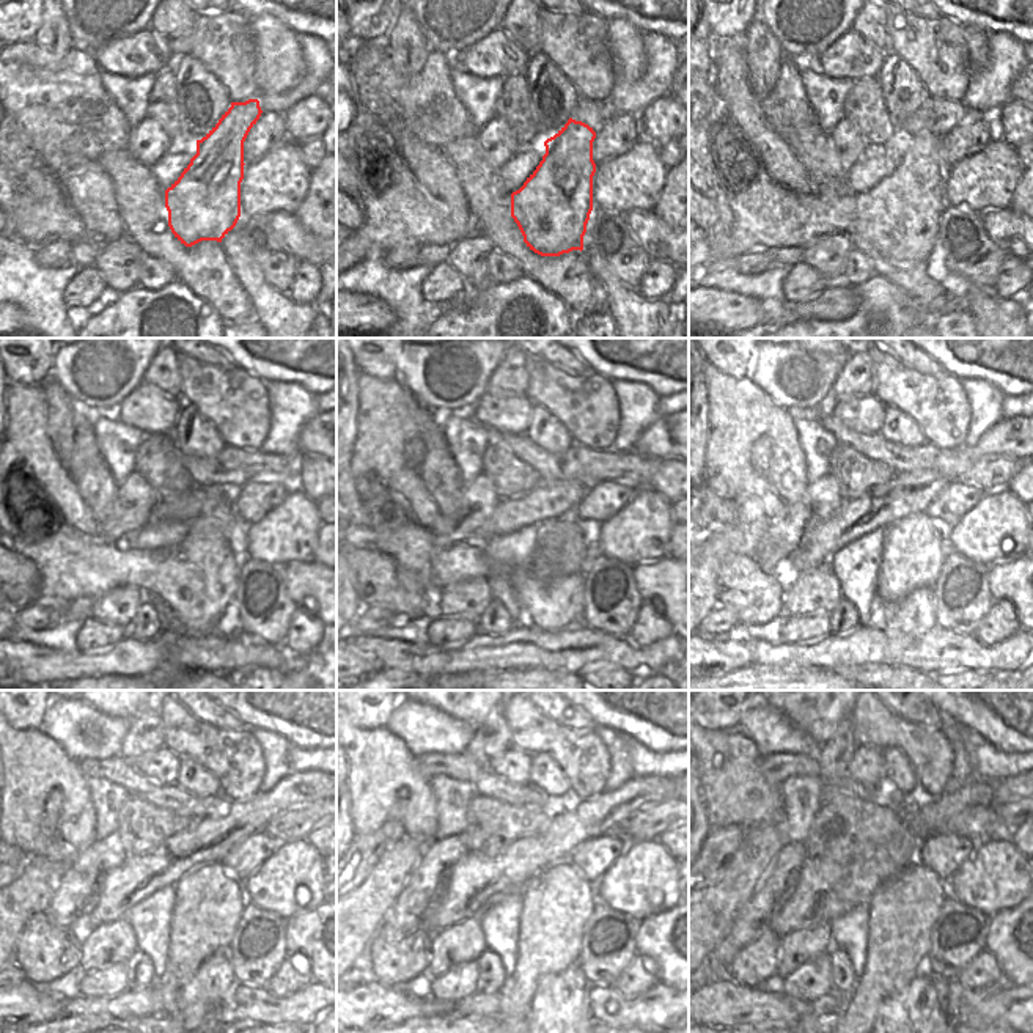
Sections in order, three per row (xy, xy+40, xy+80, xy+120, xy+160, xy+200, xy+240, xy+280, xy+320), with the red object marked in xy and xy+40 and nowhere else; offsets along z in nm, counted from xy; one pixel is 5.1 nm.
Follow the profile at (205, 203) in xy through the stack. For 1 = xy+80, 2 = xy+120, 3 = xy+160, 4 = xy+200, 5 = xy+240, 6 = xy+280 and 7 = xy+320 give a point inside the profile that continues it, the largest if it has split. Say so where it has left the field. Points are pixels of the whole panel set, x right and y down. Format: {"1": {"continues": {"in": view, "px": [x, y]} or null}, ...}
{"1": {"continues": {"in": "xy+80", "px": [900, 216]}}, "2": {"continues": {"in": "xy+120", "px": [195, 580]}}, "3": {"continues": {"in": "xy+160", "px": [557, 604]}}, "4": {"continues": {"in": "xy+200", "px": [914, 615]}}, "5": {"continues": {"in": "xy+240", "px": [197, 1005]}}, "6": {"continues": {"in": "xy+280", "px": [558, 1010]}}, "7": {"continues": {"in": "xy+320", "px": [915, 1010]}}}

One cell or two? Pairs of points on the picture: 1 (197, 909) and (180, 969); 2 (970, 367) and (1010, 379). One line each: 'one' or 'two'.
1: one
2: one

